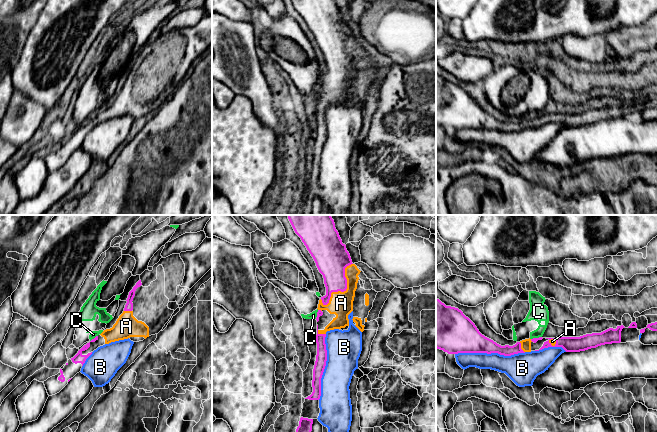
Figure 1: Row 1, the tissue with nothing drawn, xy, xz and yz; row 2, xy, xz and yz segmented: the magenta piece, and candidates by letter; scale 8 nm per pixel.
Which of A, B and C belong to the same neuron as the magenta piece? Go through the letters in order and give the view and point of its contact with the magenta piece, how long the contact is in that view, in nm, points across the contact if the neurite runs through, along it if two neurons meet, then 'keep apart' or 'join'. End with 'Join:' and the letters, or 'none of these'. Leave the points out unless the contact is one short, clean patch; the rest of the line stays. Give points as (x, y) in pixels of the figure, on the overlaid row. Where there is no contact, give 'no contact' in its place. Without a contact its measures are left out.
A: contact xz (345, 289); length 420 nm; join
B: contact yz (490, 353); length 550 nm; keep apart
C: contact xy (94, 338); length 80 nm; keep apart
Join: A

